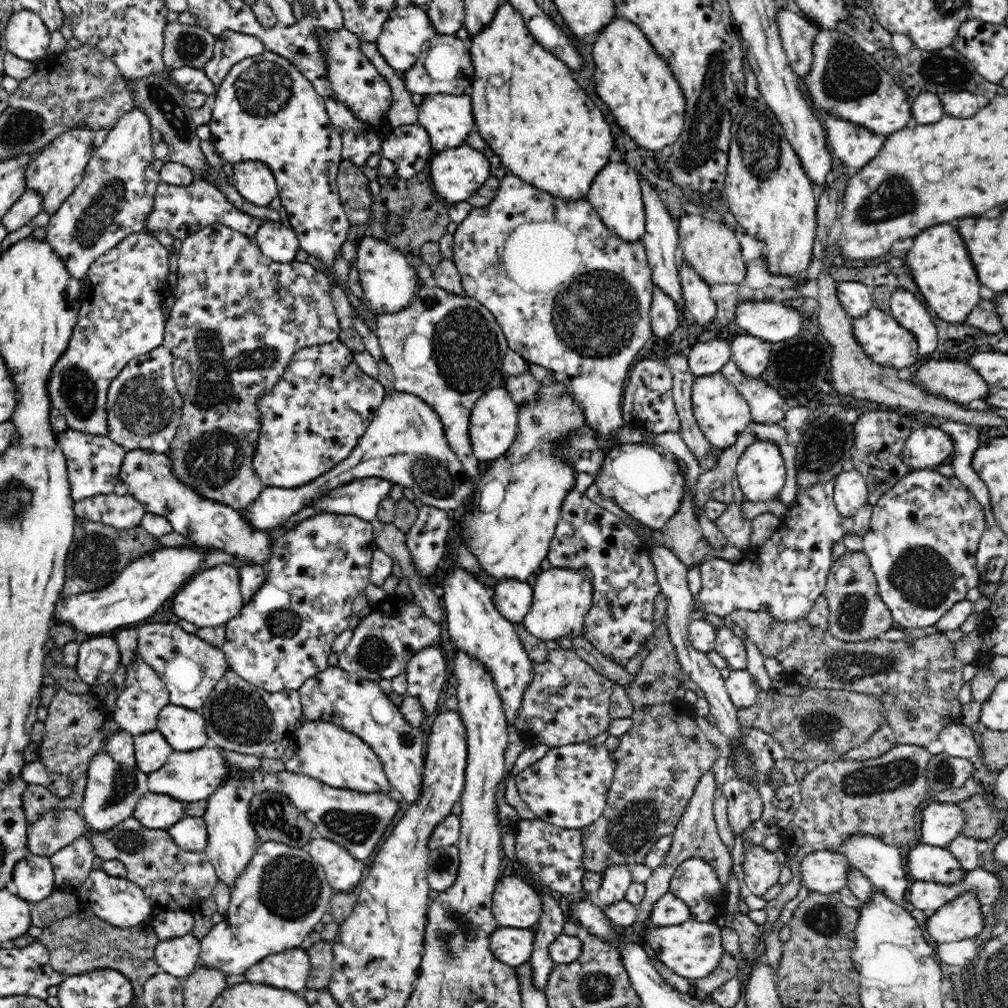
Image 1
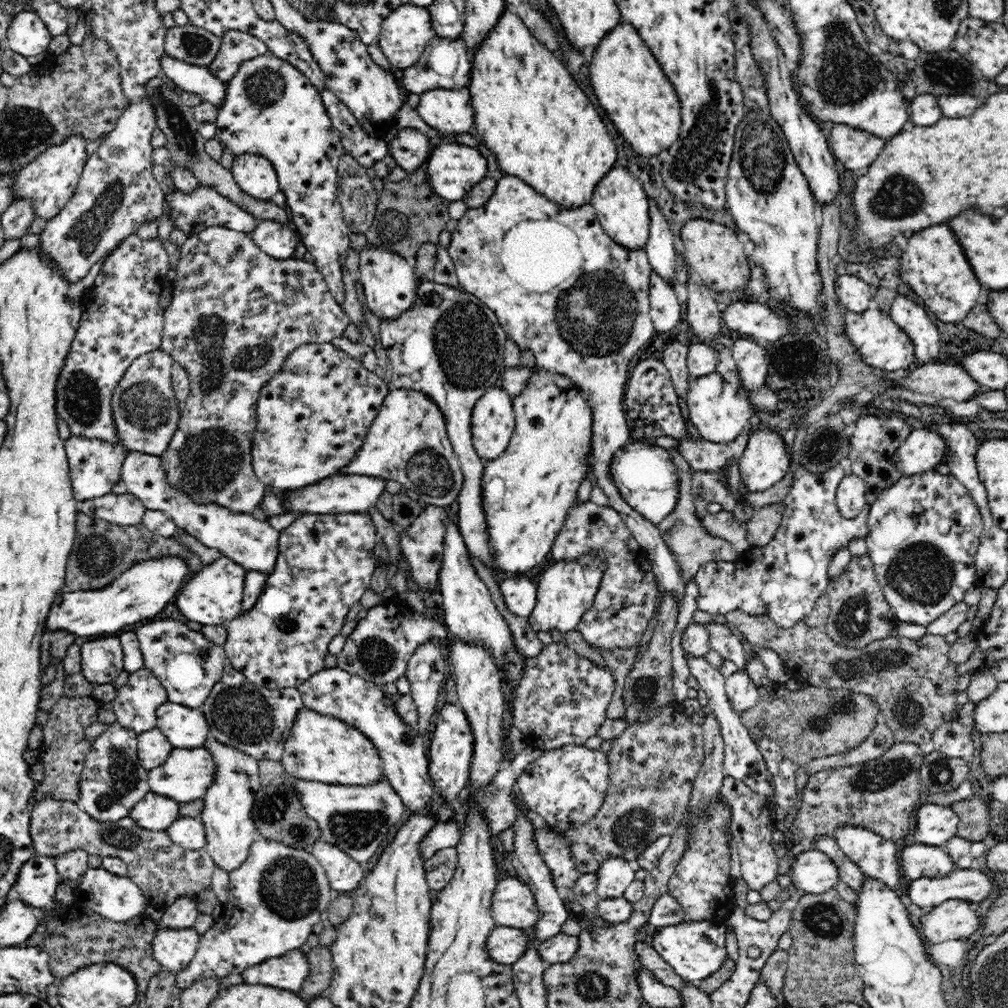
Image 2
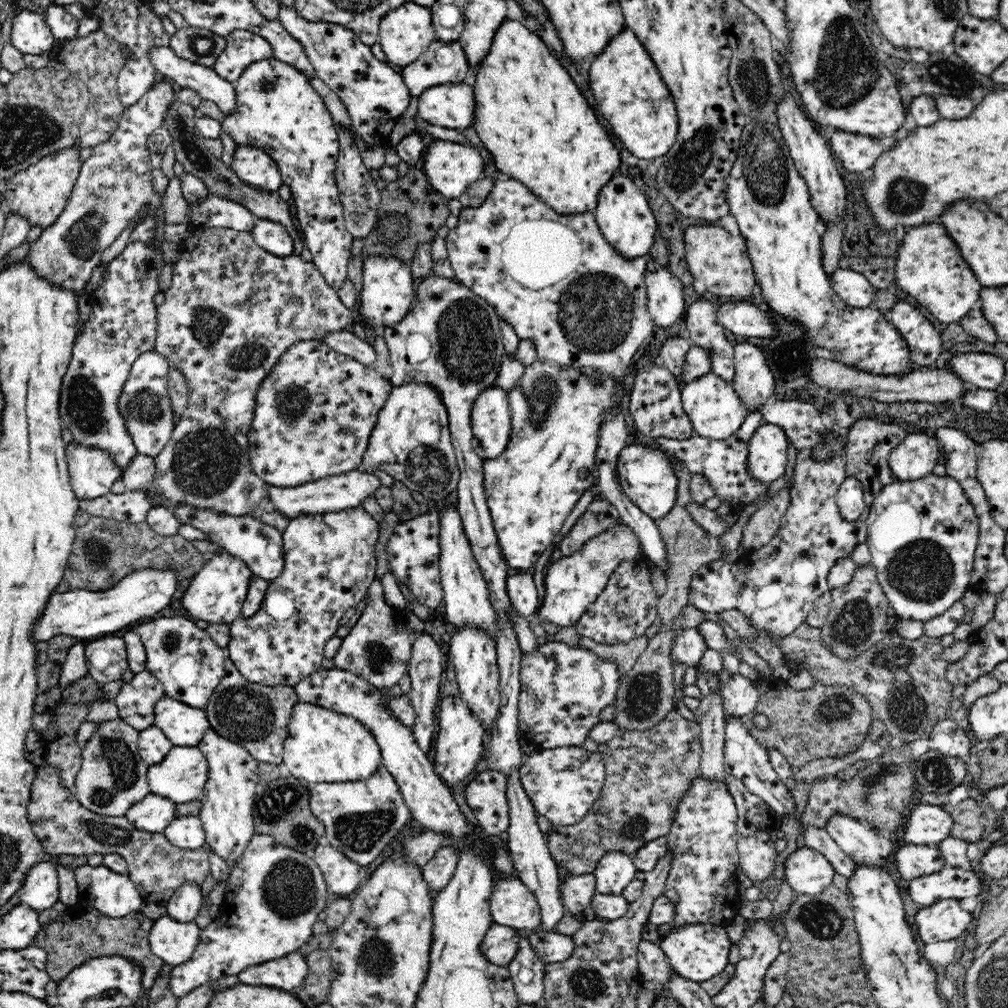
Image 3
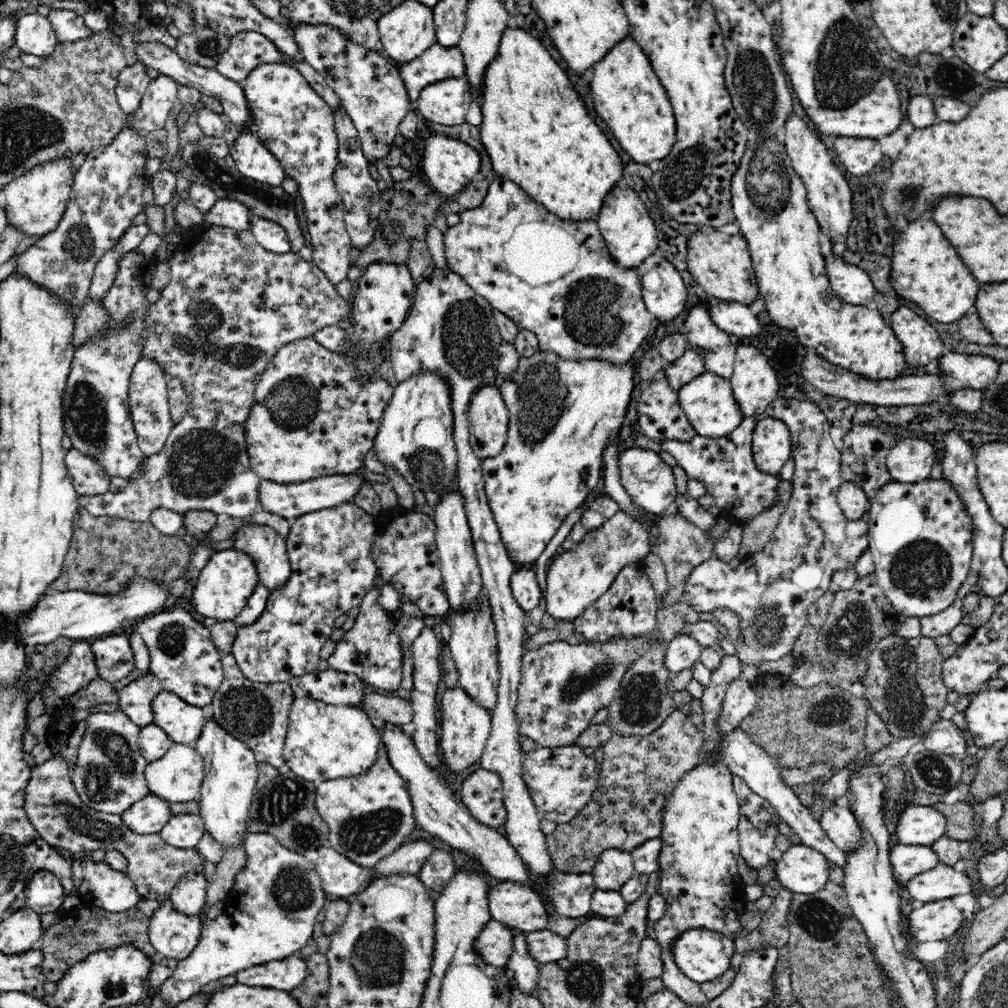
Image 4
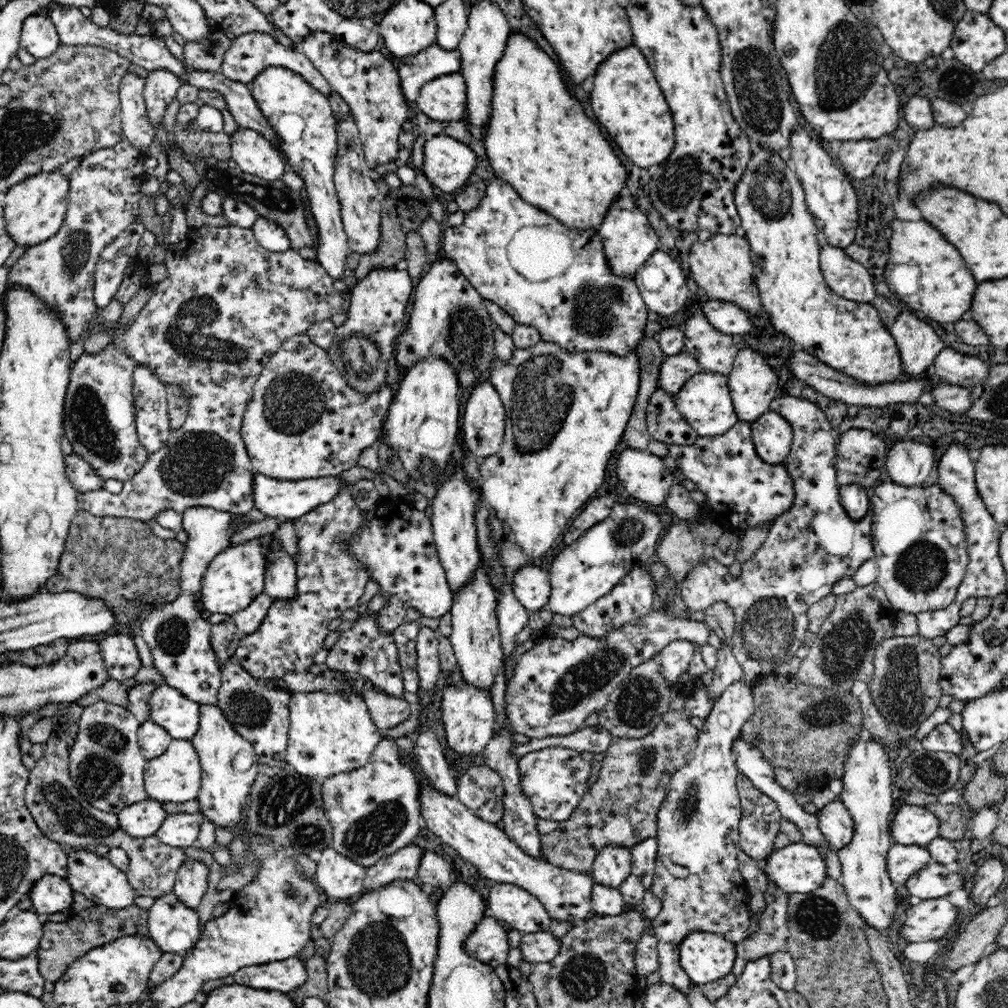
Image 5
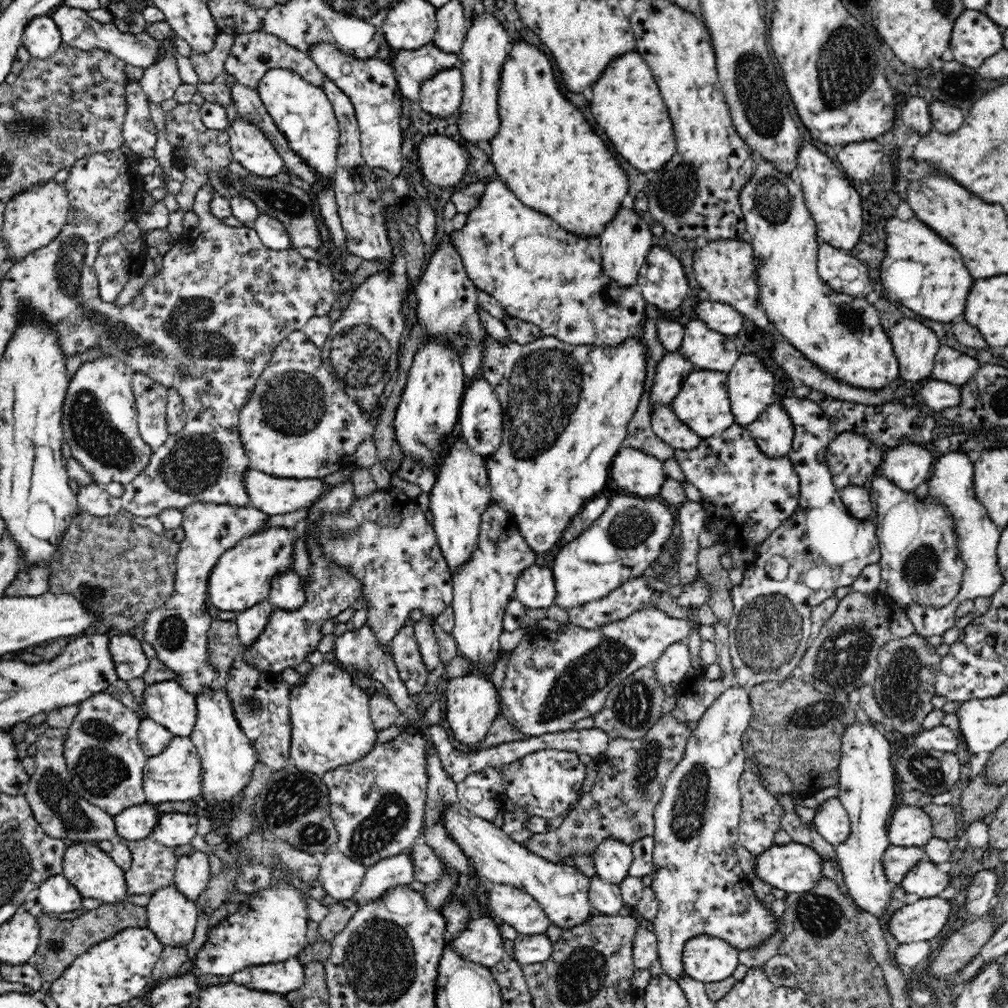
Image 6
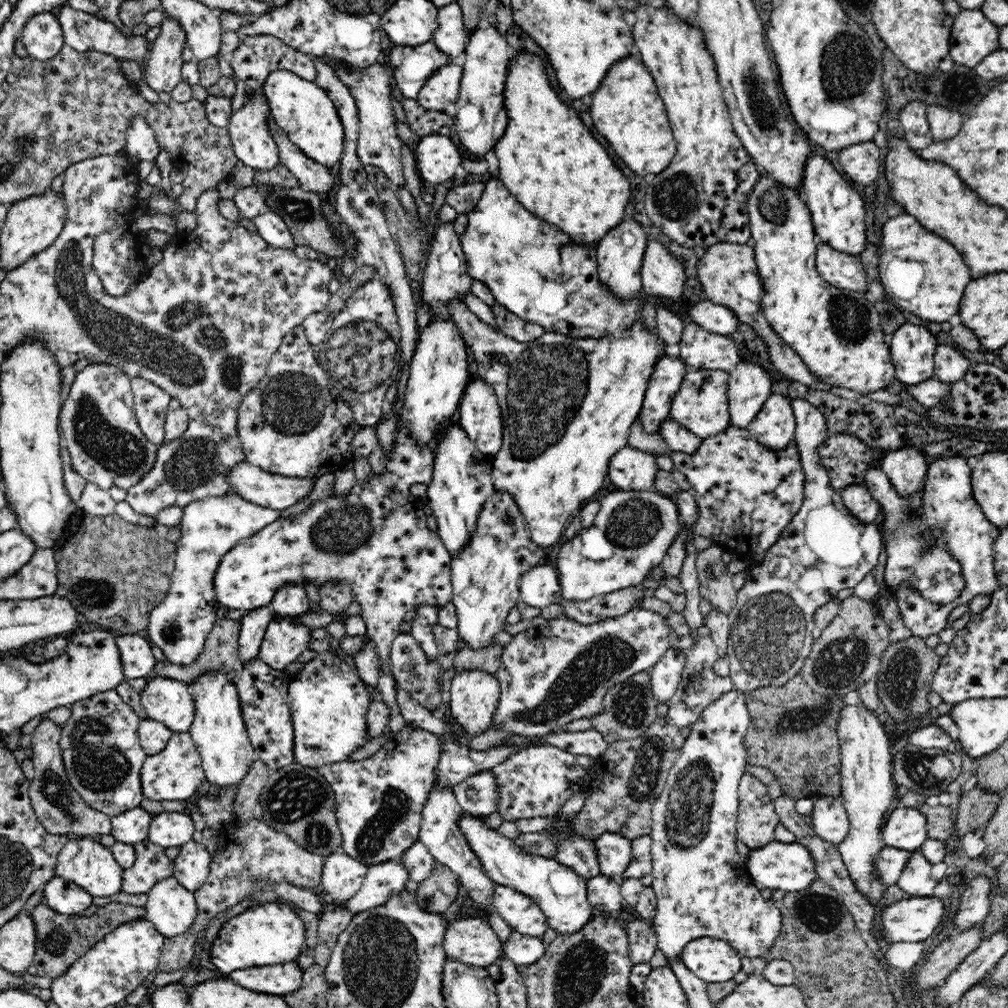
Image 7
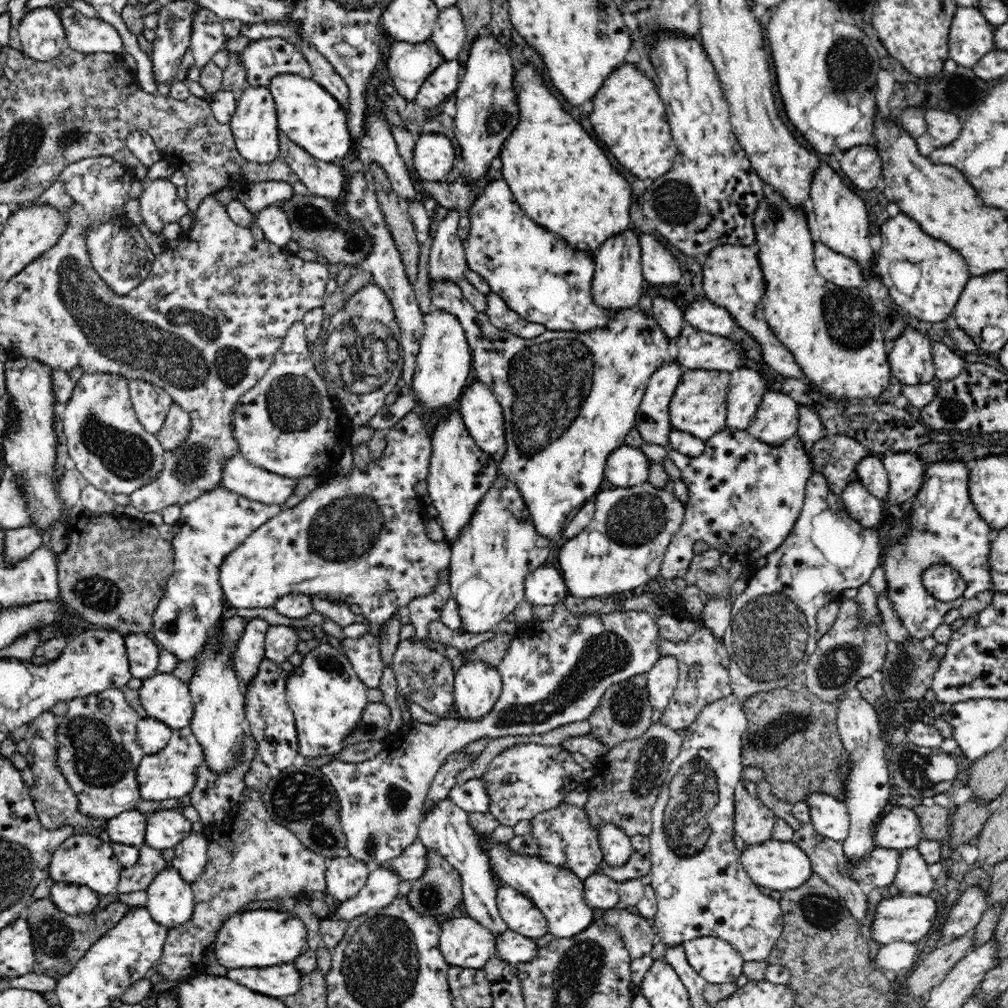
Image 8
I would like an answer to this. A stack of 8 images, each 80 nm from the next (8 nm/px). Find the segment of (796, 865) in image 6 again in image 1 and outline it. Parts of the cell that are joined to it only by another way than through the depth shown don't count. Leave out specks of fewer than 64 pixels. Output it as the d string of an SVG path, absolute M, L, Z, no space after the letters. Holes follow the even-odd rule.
M818 851L806 855L801 864L801 886L820 894L839 893L848 887L847 876L854 869L844 853Z

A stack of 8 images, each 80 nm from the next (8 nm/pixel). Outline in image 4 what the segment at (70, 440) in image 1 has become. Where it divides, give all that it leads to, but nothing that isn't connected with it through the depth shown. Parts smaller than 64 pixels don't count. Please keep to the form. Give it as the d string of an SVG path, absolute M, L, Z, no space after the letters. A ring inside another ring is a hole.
M71 447L67 450L65 465L79 496L100 496L109 492L111 474L97 458Z

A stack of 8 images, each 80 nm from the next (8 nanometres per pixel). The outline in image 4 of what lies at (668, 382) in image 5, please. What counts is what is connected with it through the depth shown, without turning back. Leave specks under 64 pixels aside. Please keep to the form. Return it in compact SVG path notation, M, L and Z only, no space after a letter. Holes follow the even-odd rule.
M689 346L680 360L676 360L674 364L667 364L662 371L665 372L670 386L674 390L680 390L681 386L688 384L707 370L702 354Z

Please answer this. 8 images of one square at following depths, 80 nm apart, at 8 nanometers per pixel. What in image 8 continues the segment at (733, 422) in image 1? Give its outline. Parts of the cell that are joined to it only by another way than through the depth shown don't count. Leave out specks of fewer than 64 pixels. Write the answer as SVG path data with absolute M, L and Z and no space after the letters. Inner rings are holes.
M685 369L669 404L671 426L688 432L701 441L727 427L727 392L731 373L717 370Z

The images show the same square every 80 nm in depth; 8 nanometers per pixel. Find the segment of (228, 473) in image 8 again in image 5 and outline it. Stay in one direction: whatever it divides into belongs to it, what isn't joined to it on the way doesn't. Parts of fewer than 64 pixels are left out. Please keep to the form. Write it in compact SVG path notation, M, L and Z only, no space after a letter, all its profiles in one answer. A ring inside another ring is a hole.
M258 472L253 482L255 506L260 512L279 520L300 518L317 506L331 503L334 498L342 496L342 492L350 493L350 486L339 476L287 481L276 480Z

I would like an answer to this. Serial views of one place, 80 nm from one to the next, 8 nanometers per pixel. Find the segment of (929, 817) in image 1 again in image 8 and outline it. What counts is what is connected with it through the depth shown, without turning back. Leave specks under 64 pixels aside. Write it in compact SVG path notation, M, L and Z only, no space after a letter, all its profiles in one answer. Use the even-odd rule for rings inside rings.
M896 805L875 826L874 841L878 847L900 852L908 848L917 848L924 839L920 821L914 809Z

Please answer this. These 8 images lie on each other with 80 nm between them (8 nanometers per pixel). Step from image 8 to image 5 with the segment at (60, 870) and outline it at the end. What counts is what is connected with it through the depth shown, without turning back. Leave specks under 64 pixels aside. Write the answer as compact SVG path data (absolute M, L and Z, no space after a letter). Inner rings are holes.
M78 849L68 855L68 866L67 881L70 886L76 892L84 894L94 905L116 910L134 905L137 896L127 879L127 873L116 868L107 857L100 857L91 850Z

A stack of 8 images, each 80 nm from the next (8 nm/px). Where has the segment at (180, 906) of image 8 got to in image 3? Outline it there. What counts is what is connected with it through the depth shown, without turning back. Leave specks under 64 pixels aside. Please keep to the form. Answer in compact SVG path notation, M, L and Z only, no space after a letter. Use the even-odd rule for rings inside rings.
M168 915L154 921L149 934L149 945L163 964L175 966L191 959L201 939L201 931L195 921L176 922Z

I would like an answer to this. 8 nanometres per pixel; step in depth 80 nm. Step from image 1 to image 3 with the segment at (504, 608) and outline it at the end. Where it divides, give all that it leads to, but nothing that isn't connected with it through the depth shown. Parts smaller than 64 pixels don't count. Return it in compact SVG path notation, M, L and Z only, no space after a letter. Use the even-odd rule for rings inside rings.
M512 572L506 580L506 593L510 597L514 613L522 616L535 614L538 603L538 588L533 575L527 572Z

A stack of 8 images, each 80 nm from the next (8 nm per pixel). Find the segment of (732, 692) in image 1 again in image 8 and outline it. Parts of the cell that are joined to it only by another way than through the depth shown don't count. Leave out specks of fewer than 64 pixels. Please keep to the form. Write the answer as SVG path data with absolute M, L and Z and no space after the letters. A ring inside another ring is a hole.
M734 694L728 697L716 700L702 708L700 714L695 719L695 722L689 727L690 732L683 737L683 744L680 754L670 764L669 778L661 788L658 798L651 810L652 817L652 832L649 835L649 842L651 846L651 887L654 889L657 898L657 912L655 914L654 924L655 933L657 934L657 941L662 943L666 948L683 945L692 939L697 939L705 936L715 936L716 938L725 940L730 943L745 961L765 961L768 958L769 952L772 950L774 944L777 943L779 936L783 931L783 910L780 903L768 895L763 895L758 889L758 885L752 881L748 876L746 869L740 860L741 853L735 846L735 800L734 793L738 783L742 781L742 772L744 765L742 765L742 736L745 735L746 728L749 727L748 716L744 711L743 702Z

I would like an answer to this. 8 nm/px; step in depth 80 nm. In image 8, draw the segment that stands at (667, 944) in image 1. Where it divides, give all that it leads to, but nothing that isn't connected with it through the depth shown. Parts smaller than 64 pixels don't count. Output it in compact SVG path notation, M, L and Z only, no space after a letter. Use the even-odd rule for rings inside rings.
M705 936L683 944L688 964L707 983L724 984L735 982L742 974L745 960L725 940Z

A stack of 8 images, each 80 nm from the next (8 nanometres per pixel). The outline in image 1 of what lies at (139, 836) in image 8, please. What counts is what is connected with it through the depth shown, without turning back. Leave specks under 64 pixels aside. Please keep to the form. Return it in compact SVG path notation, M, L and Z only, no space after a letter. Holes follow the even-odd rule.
M146 792L138 800L133 817L142 826L155 830L168 830L185 817L186 803L166 794Z

